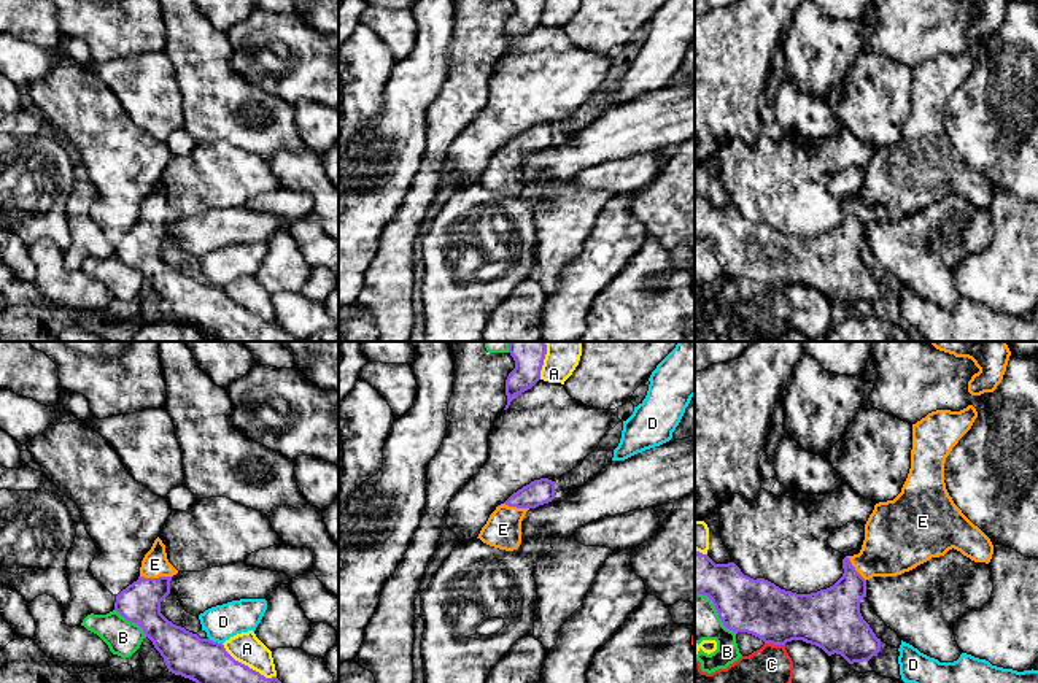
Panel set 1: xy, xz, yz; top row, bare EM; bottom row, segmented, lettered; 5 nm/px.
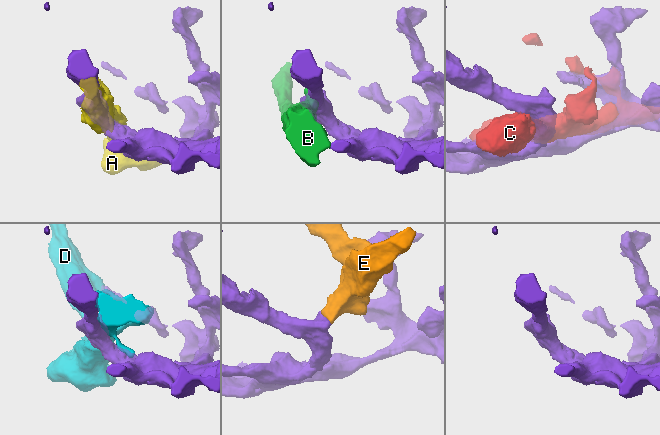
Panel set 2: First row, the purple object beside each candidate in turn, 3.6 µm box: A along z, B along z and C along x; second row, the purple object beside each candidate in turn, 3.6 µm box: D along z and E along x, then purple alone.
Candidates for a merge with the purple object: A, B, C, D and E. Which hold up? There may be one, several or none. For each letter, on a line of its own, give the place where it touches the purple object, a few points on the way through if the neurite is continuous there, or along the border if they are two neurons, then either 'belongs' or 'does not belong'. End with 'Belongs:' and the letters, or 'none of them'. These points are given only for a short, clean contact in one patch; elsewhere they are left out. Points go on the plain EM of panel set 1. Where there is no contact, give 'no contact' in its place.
A: meets purple in xy at (247, 310); does not belong
B: meets purple in xy at (132, 266); does not belong
C: meets purple in yz at (774, 288); does not belong
D: meets purple in xy at (215, 286); does not belong
E: meets purple in xy at (156, 223); runs through xy (140, 246), (156, 223), (154, 208); belongs
Belongs: E

